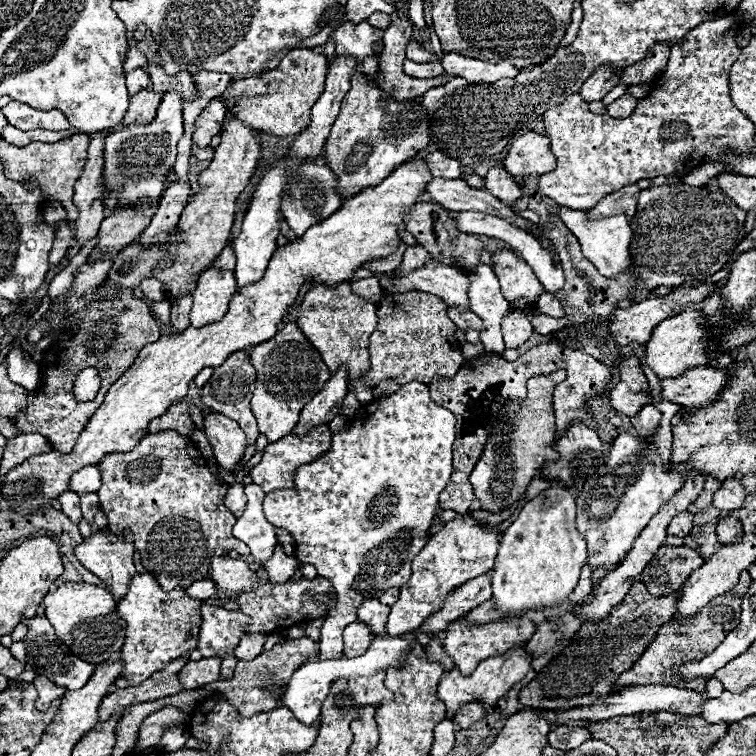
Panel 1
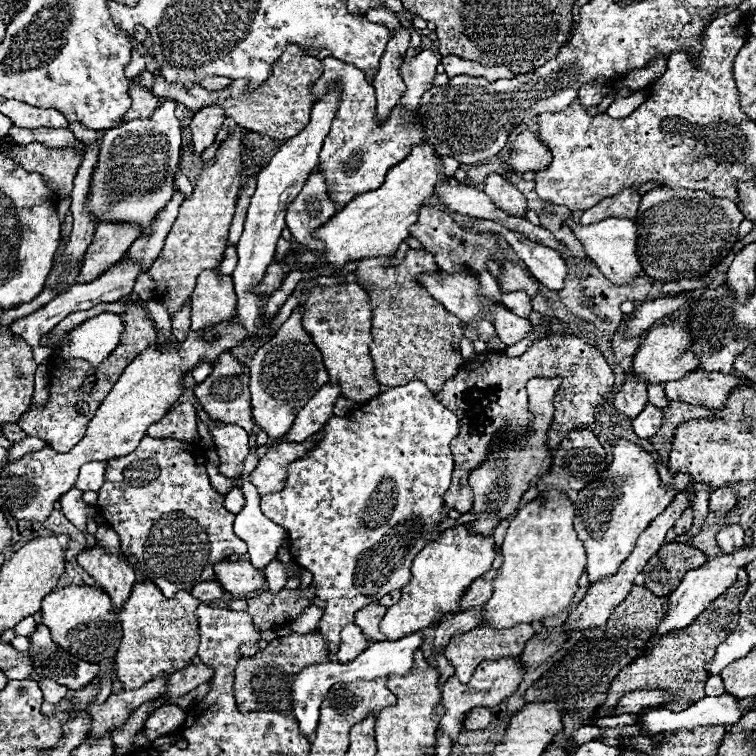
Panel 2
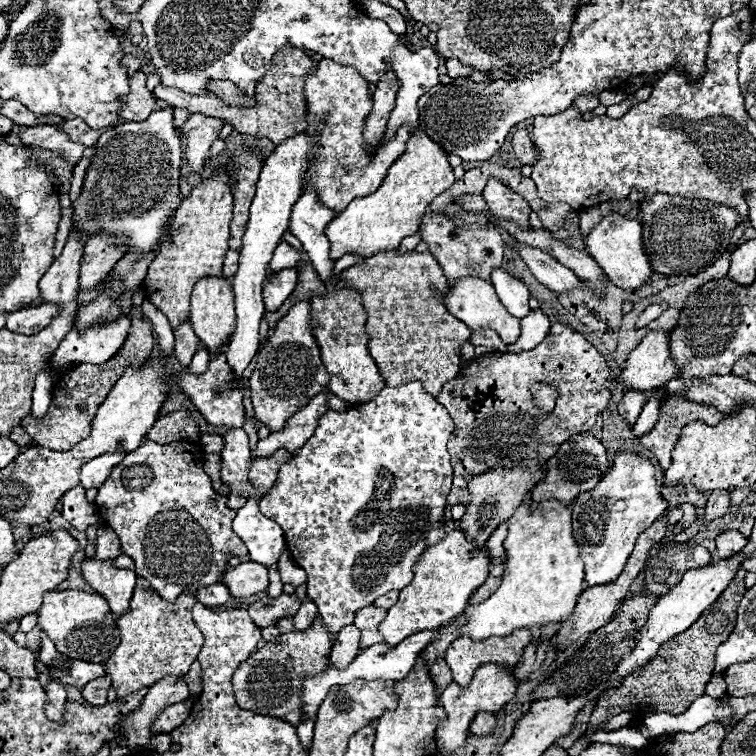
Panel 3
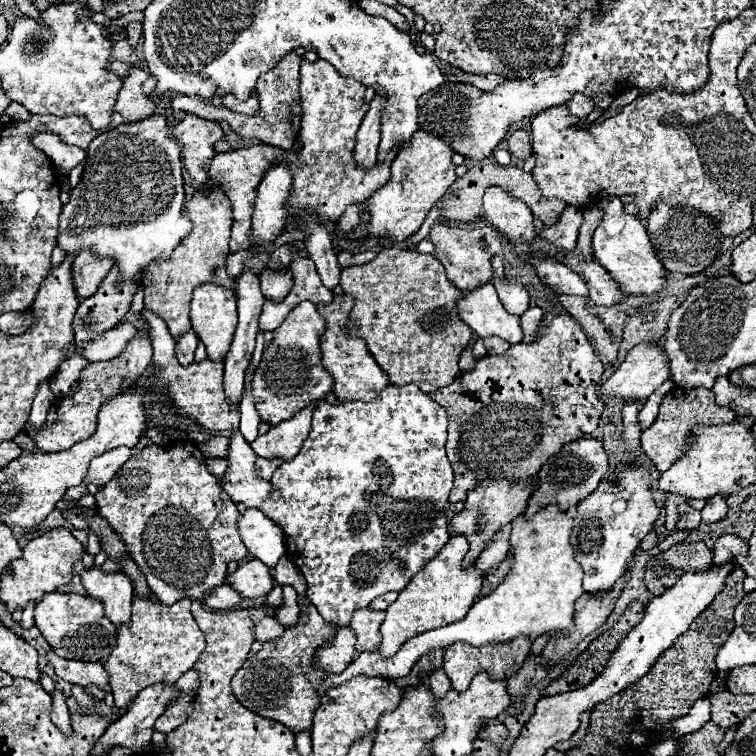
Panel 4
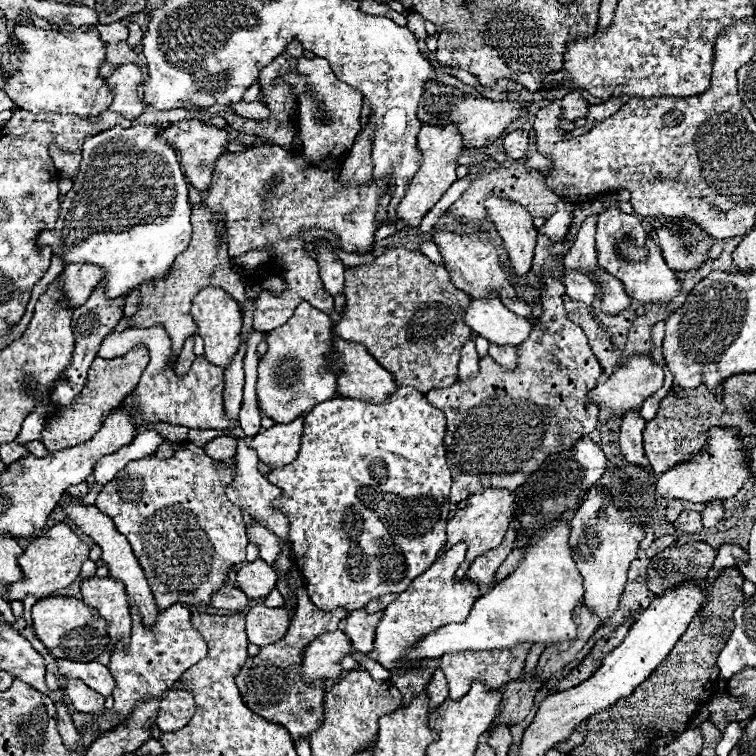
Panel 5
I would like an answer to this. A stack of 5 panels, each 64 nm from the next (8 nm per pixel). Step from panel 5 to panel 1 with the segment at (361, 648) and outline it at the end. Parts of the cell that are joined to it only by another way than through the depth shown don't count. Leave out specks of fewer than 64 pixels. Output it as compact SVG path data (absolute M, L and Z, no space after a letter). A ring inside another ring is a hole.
M366 600L360 608L358 608L358 620L368 624L370 630L374 632L374 636L384 636L386 628L386 618L388 618L388 612L390 612L390 606L386 604L380 604L380 600Z

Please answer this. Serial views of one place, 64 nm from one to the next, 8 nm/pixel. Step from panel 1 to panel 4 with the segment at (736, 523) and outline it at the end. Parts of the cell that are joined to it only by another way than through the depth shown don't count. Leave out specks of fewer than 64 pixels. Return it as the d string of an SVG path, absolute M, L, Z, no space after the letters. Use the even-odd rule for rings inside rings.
M732 534L720 536L714 546L714 564L726 564L728 560L736 560L738 556L748 554L748 544Z

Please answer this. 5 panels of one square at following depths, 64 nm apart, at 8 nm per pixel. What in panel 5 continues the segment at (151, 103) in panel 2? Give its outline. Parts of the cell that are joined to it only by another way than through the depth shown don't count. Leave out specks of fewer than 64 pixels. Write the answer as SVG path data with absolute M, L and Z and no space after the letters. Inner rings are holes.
M122 64L118 66L106 82L114 94L112 104L108 106L110 112L118 112L128 120L136 120L144 110L142 98L138 96L138 86L144 82L144 72L136 64Z

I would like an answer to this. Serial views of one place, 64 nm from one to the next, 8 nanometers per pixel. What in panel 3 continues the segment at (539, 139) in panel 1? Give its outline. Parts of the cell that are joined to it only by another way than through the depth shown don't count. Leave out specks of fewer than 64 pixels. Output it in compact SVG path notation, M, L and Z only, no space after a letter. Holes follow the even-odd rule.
M518 130L512 136L512 150L514 150L514 154L522 166L528 166L528 164L532 166L538 160L538 152L534 148L534 142L532 142L528 130Z

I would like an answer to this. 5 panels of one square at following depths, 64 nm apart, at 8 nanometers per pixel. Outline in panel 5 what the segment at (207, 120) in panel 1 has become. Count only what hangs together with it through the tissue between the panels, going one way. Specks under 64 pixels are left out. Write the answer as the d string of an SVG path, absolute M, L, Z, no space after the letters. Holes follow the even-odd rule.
M182 120L176 124L170 124L168 128L162 130L160 134L168 144L172 144L176 148L180 166L184 168L184 176L190 182L192 188L196 188L198 192L208 192L210 184L212 184L212 174L214 174L214 164L220 156L230 154L224 146L230 142L228 140L228 132L216 128L216 126L208 126L200 120Z

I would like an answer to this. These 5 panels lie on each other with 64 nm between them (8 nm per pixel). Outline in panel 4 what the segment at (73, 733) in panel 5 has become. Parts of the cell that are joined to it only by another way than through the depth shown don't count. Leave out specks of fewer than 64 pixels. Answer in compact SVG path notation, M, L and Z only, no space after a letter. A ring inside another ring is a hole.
M60 690L52 692L52 712L50 712L50 716L52 716L52 722L60 728L62 734L70 734L72 720L70 720L70 712L66 708L66 700L64 700Z

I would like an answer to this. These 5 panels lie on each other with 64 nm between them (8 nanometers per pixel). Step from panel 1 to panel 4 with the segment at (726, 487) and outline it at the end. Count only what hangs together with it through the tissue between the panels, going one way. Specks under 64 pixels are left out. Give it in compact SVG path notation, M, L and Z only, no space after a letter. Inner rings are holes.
M716 496L716 498L708 500L706 506L702 508L702 522L704 524L714 524L726 514L726 510L728 510L728 506L726 506L724 496Z

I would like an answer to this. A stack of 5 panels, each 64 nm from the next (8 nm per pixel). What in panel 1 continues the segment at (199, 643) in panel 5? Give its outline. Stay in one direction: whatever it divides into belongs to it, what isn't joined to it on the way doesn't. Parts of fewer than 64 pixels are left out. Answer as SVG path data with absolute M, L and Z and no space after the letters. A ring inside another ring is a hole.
M146 572L136 574L130 580L128 594L118 602L118 612L126 620L126 640L120 652L124 664L122 678L126 678L130 686L142 684L148 676L160 672L160 668L166 668L172 660L196 650L198 628L202 624L200 606L202 600L190 598L184 588L164 592Z

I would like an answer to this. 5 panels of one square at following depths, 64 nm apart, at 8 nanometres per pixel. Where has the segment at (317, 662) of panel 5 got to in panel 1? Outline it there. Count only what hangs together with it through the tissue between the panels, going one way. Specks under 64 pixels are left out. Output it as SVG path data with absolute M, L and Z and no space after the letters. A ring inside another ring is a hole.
M352 622L344 628L344 656L360 656L366 652L374 634L362 622Z

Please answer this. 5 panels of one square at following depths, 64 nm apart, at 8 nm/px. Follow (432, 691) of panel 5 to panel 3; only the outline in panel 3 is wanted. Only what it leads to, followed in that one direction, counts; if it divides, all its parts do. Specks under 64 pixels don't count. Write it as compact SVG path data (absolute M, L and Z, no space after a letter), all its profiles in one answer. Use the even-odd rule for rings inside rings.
M444 660L430 666L430 676L432 676L438 692L442 692L444 688L448 688L448 684L452 682L452 672L450 672L450 668L446 666Z

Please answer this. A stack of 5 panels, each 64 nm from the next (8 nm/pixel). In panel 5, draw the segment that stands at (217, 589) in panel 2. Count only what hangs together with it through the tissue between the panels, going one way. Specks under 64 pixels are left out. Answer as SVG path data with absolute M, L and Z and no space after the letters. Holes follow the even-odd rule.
M224 586L212 596L210 604L214 608L222 608L222 610L230 610L230 612L246 612L250 608L250 598L244 592L240 592L238 588Z

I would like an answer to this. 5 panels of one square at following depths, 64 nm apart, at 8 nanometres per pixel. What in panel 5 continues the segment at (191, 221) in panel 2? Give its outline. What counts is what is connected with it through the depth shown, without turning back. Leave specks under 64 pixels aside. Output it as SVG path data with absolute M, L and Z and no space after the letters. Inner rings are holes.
M202 204L194 206L192 208L192 226L194 226L194 232L192 232L190 246L176 258L174 268L168 274L168 278L158 280L156 284L154 282L142 284L138 312L134 316L126 318L128 328L152 328L154 324L160 324L172 340L172 358L178 358L178 354L184 346L184 340L196 334L196 322L192 320L192 314L190 314L190 306L192 306L196 292L200 292L206 286L218 286L218 288L230 292L230 296L238 302L240 308L246 306L244 282L240 280L242 276L232 270L226 244L218 242L216 218L212 216L212 212Z

